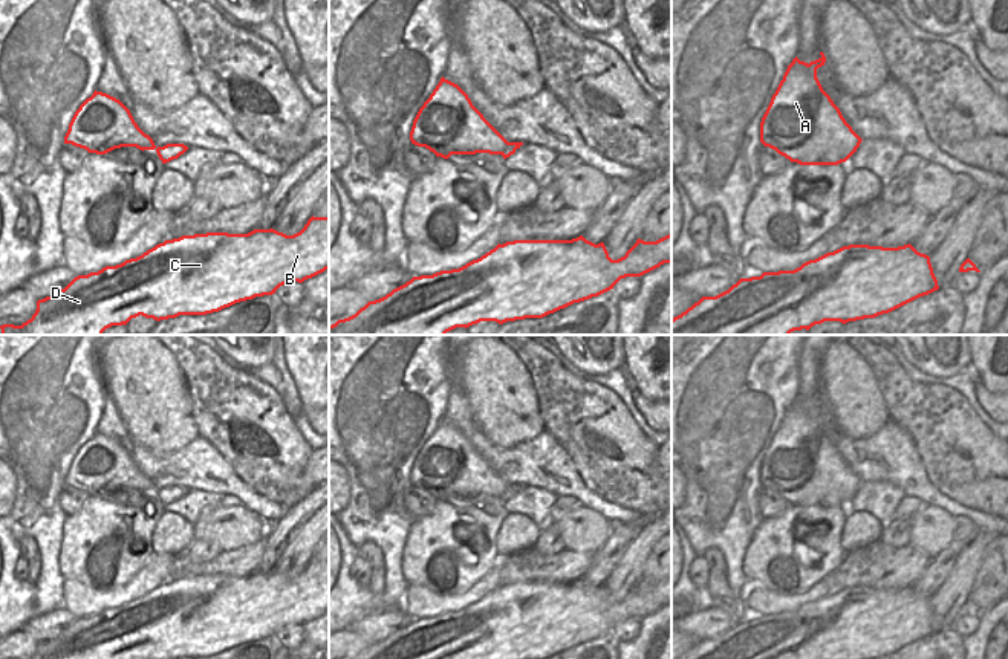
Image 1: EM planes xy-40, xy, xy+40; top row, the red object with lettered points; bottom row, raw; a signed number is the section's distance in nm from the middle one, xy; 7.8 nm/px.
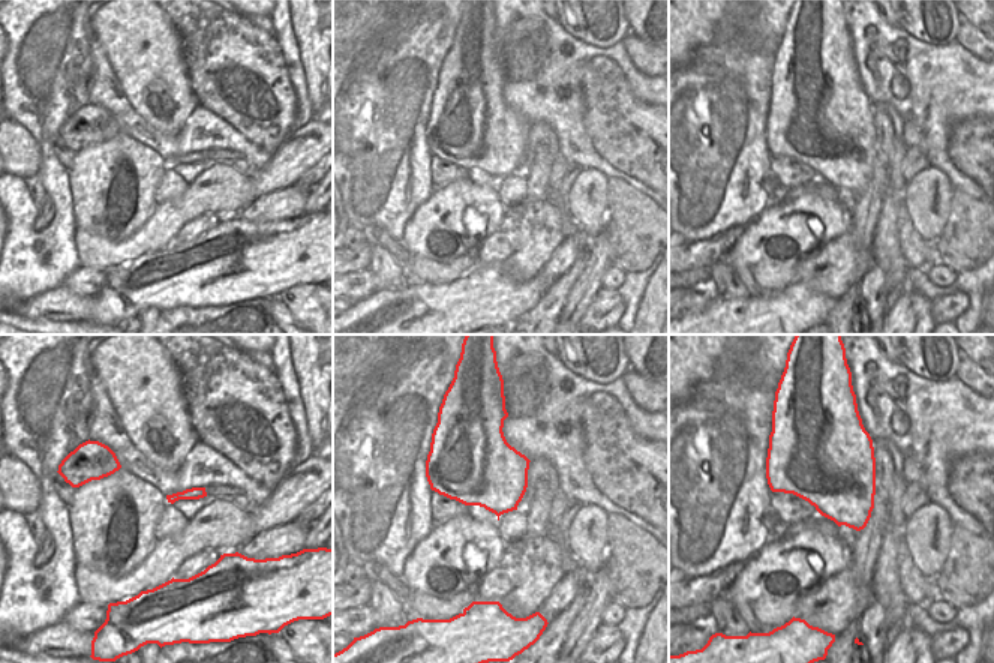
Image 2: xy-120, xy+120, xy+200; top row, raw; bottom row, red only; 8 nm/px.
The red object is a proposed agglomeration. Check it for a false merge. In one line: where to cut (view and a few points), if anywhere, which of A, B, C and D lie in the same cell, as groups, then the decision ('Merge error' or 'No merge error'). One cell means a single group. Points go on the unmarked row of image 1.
Split along xy (510, 485), (502, 497). Groups: A / B C D. Merge error

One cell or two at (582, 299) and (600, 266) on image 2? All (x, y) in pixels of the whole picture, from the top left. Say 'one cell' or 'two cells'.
one cell

